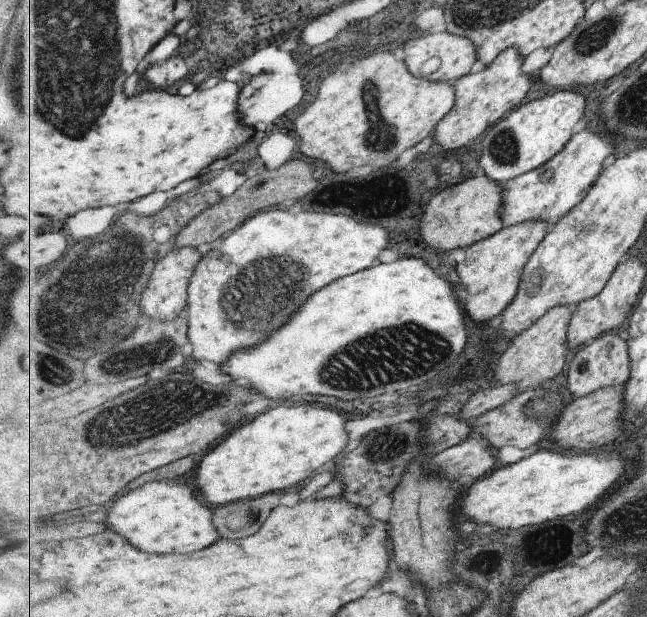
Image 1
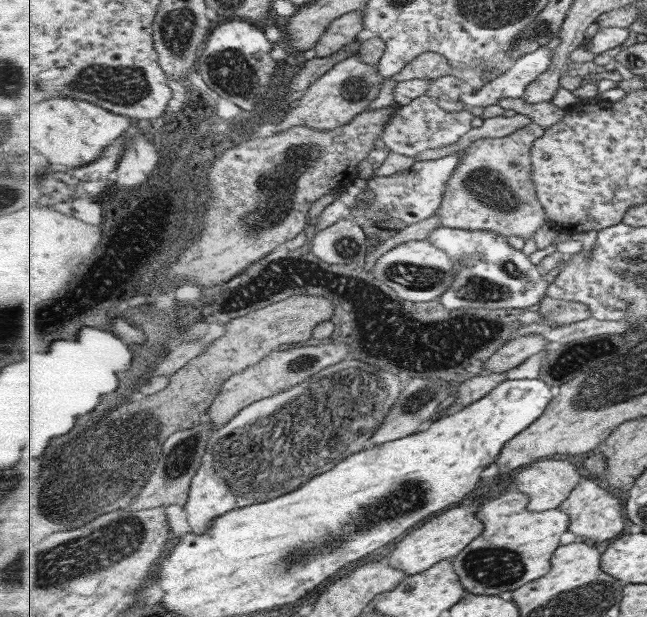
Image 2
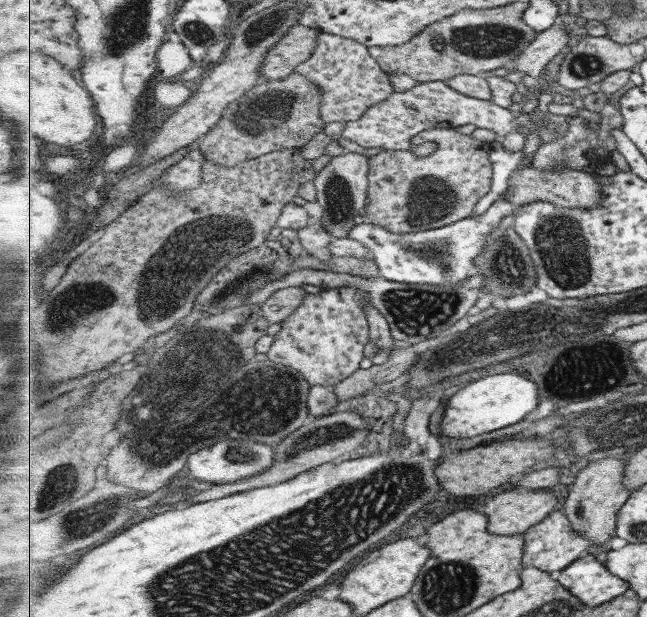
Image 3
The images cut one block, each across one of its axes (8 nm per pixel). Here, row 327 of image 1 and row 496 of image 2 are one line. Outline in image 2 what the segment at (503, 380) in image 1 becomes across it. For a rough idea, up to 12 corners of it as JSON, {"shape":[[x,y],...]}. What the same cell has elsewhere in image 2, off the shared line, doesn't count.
{"shape":[[540,459],[515,475],[535,512],[557,509],[584,477]]}

